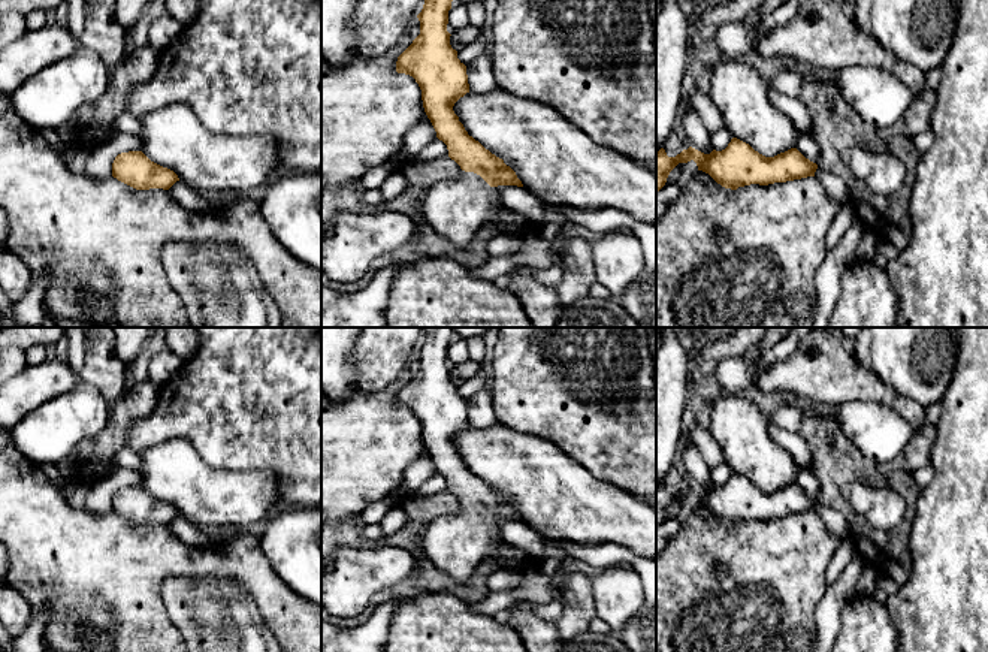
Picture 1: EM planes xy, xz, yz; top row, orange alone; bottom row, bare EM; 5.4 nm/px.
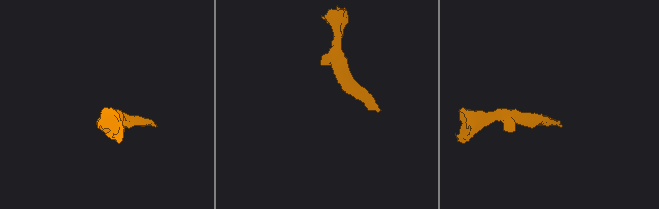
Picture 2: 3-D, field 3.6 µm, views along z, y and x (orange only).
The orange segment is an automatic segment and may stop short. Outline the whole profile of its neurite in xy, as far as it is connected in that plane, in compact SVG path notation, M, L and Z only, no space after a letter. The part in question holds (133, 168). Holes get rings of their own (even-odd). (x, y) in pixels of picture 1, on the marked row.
M142 151L118 154L112 163L112 176L136 190L169 190L179 181L173 170L151 162Z

